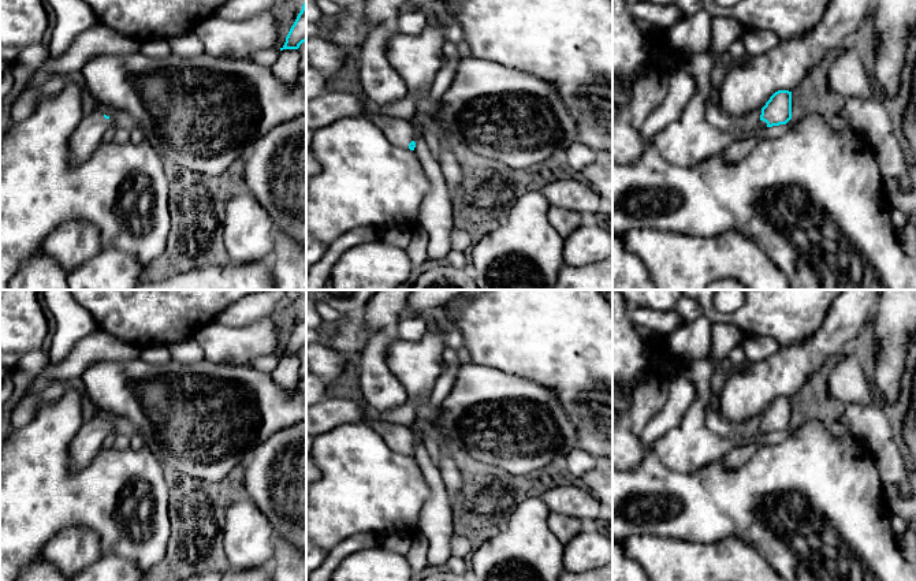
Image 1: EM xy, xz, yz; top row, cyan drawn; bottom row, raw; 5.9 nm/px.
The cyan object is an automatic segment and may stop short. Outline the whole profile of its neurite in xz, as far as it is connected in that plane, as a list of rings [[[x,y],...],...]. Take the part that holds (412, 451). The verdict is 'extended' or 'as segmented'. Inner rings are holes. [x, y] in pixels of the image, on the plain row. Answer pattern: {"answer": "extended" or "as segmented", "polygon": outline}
{"answer": "extended", "polygon": [[[324,398],[306,406],[306,435],[313,437],[340,425],[358,422],[368,424],[391,450],[414,457],[416,435],[410,427],[380,420],[377,413],[369,413],[350,399]]]}

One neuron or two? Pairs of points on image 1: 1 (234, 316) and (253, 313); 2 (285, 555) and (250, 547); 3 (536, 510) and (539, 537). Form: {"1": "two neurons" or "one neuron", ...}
{"1": "one neuron", "2": "two neurons", "3": "one neuron"}

